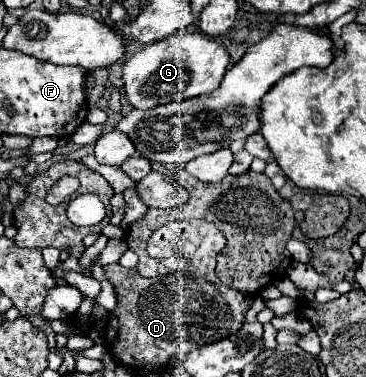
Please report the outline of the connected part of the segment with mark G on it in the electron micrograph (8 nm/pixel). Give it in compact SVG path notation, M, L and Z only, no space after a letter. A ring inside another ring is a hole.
M175 33L165 37L163 41L145 45L141 51L133 53L123 63L123 81L125 81L125 95L131 107L137 109L151 109L157 105L199 97L205 93L213 93L227 71L231 55L223 43L199 33Z

